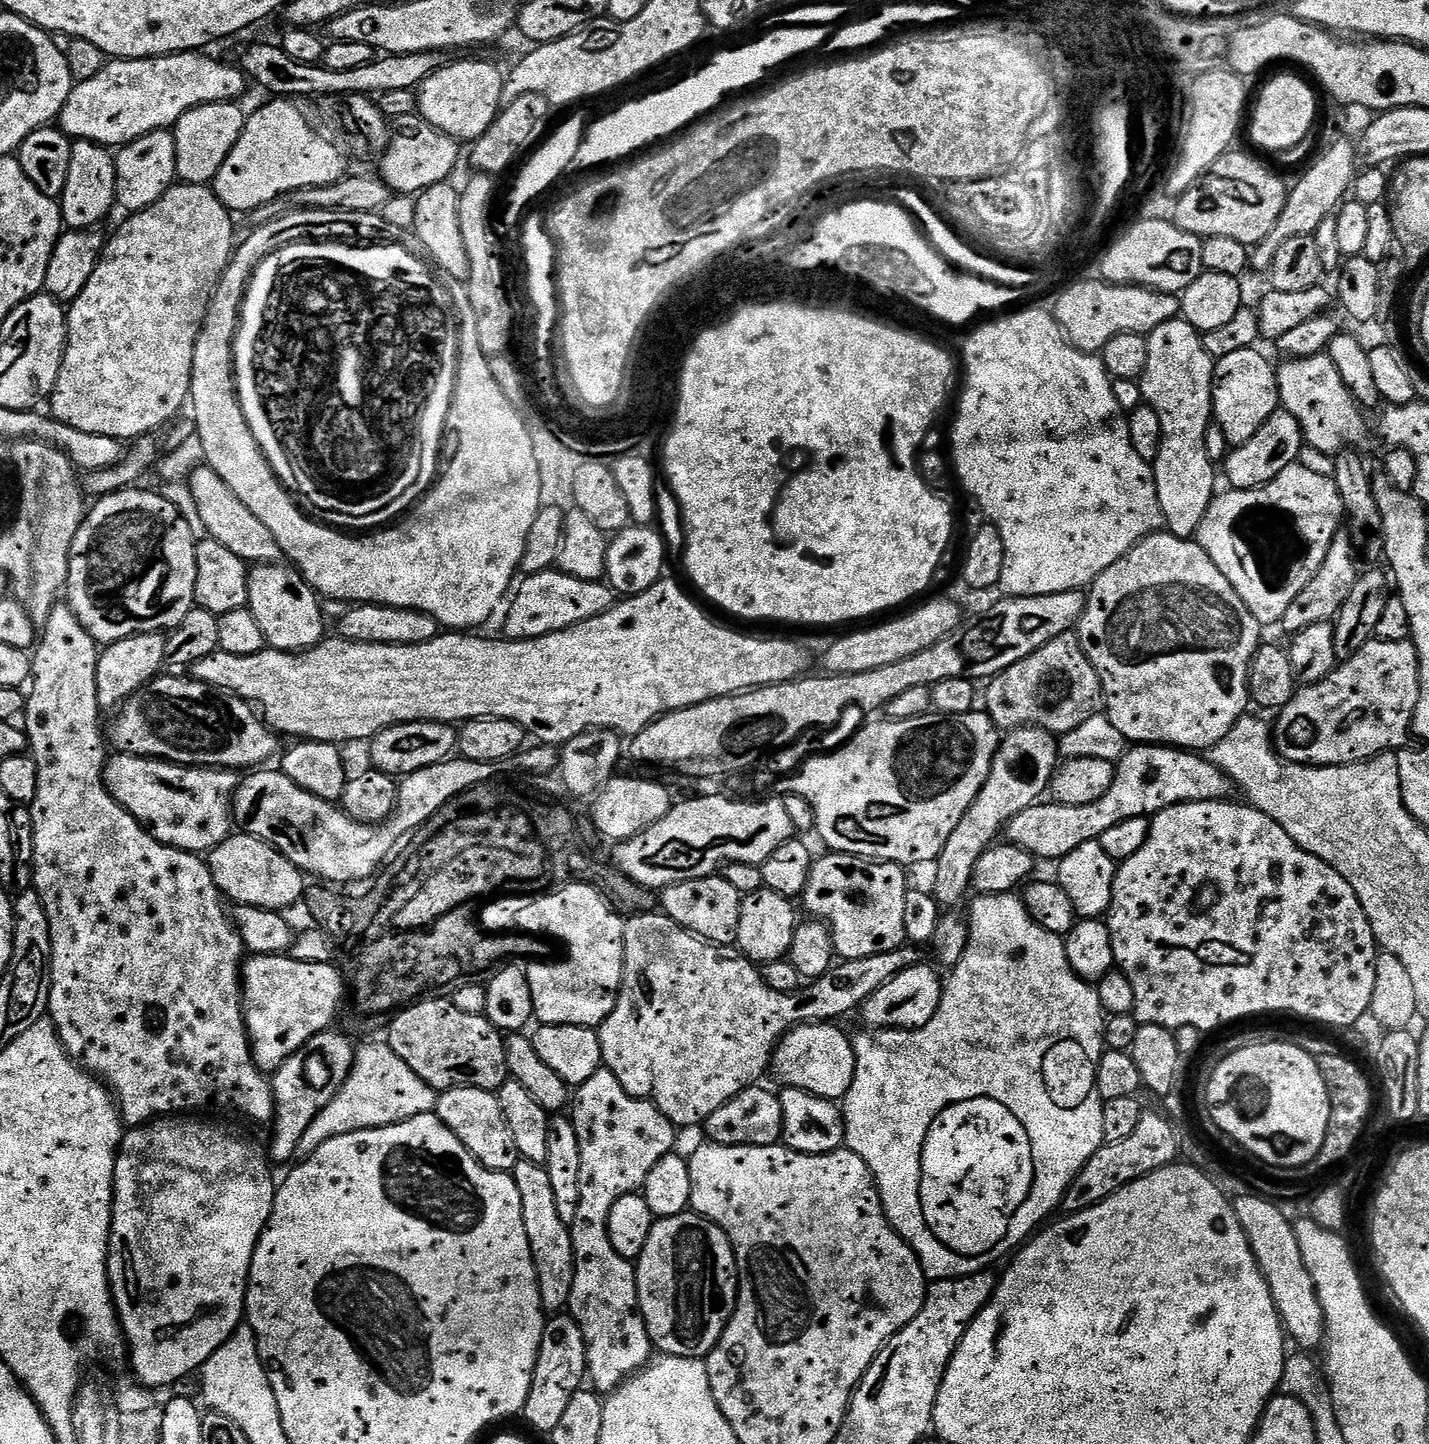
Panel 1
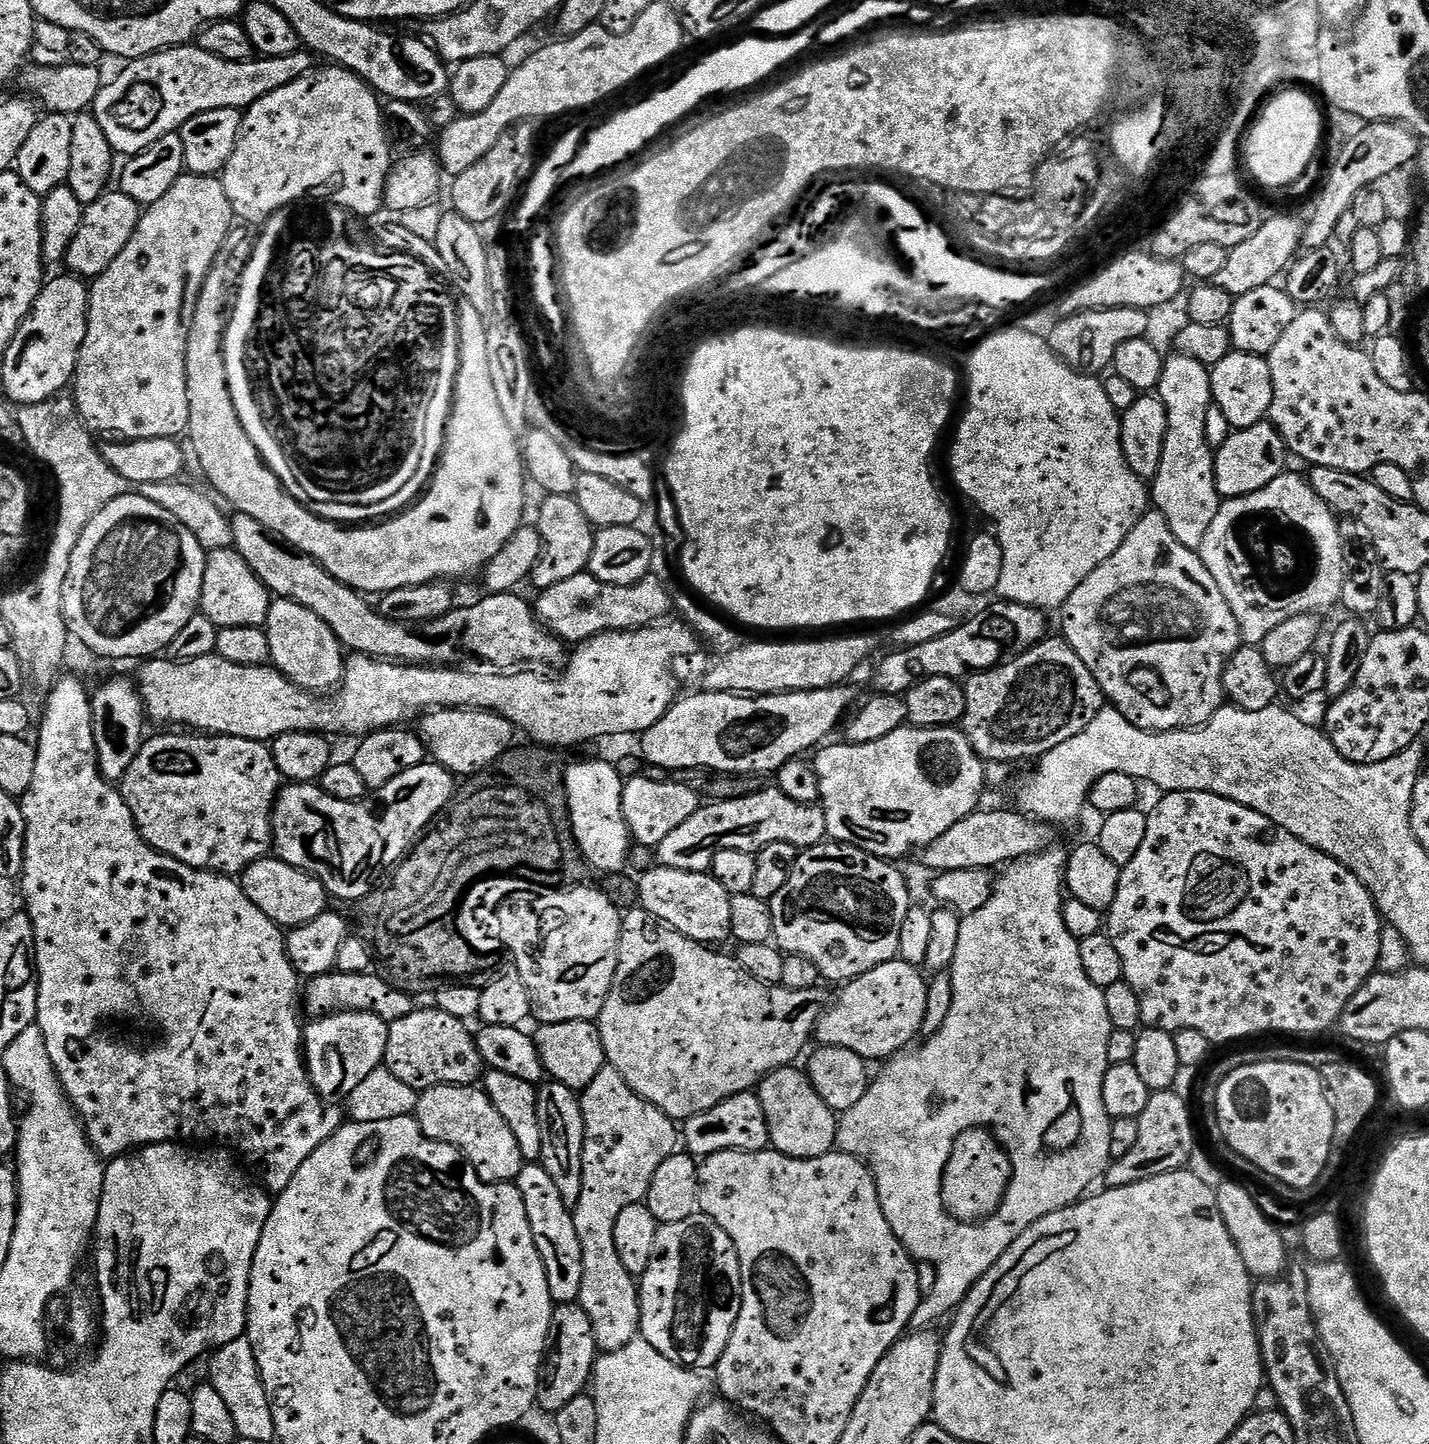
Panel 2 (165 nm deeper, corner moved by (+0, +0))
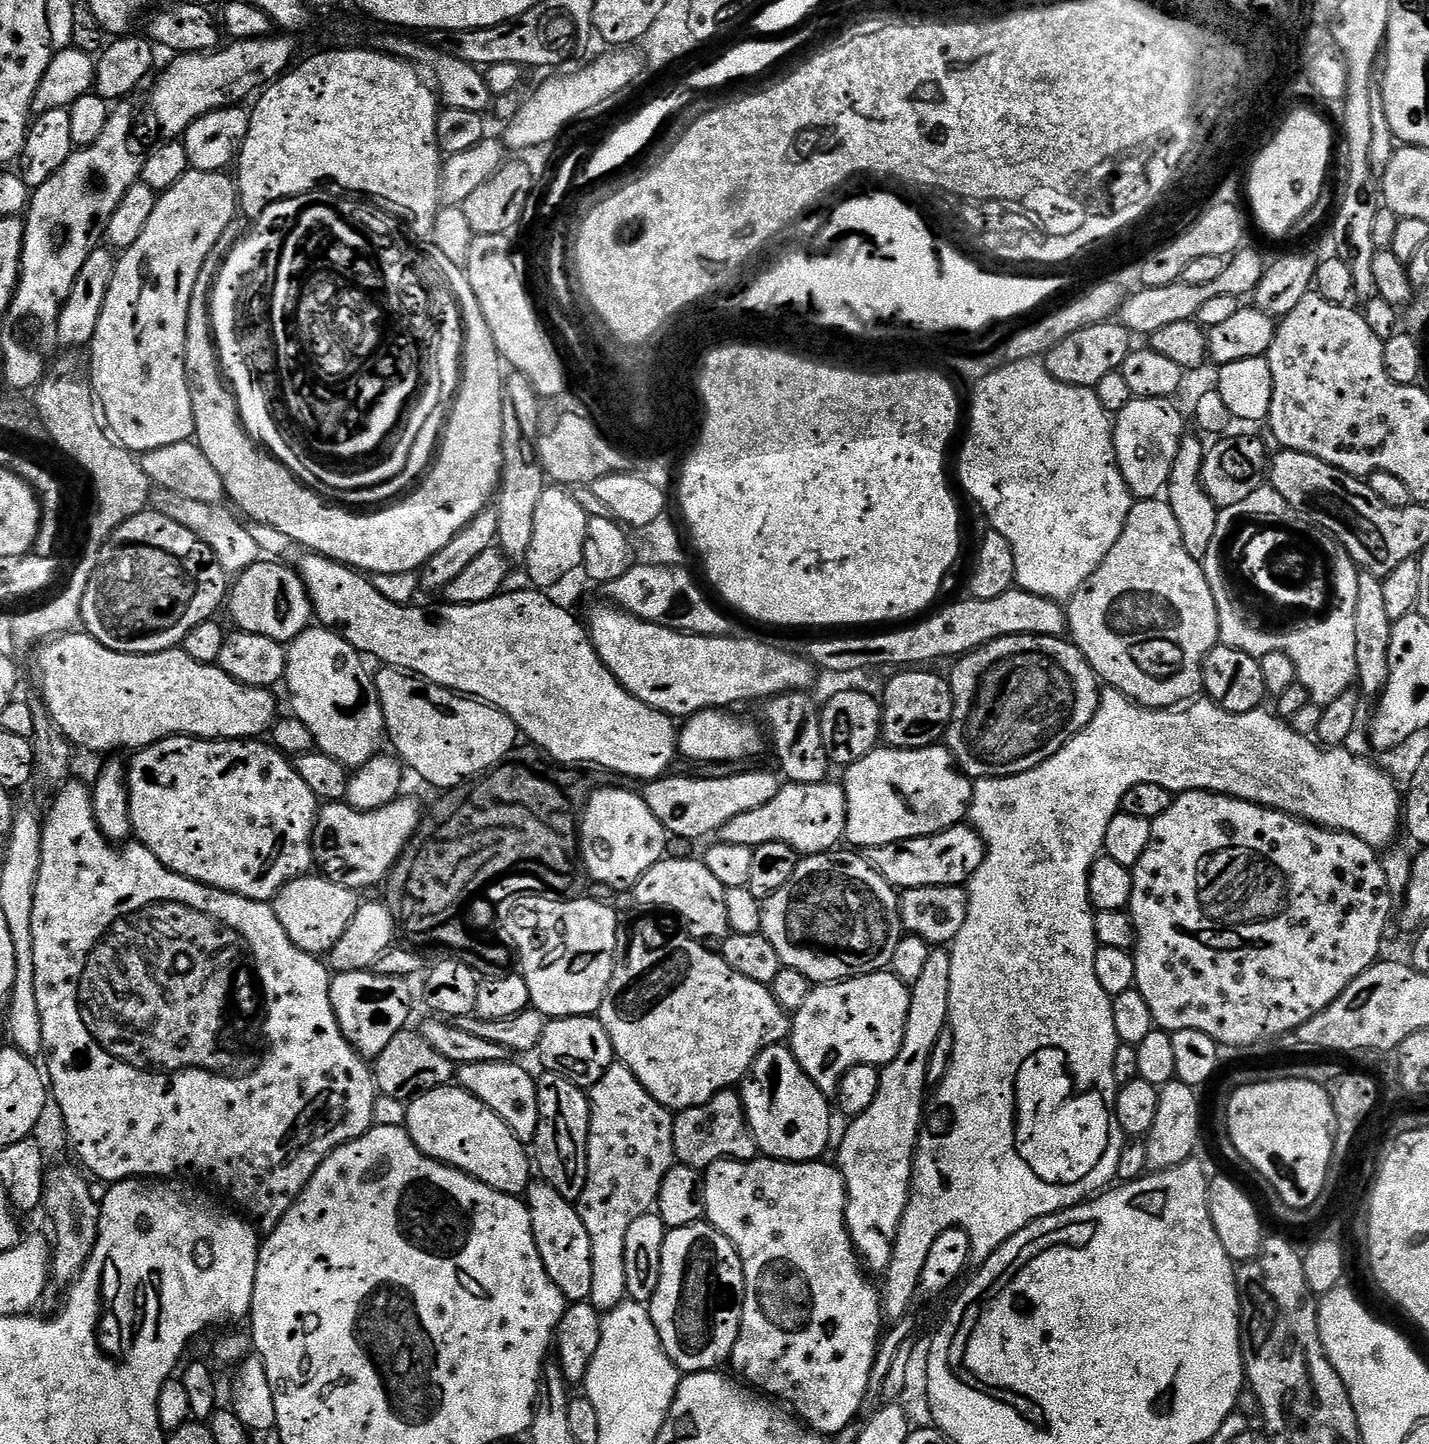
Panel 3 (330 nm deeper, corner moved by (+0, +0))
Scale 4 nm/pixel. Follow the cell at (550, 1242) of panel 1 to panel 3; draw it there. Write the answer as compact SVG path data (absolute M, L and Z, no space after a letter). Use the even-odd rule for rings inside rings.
M543 1178L533 1179L529 1183L526 1203L530 1210L534 1242L538 1246L542 1266L546 1266L546 1274L550 1274L554 1286L558 1286L558 1290L562 1290L565 1301L587 1301L592 1295L592 1287L594 1286L594 1262L590 1256L590 1234L586 1234L586 1226L582 1226L582 1218L578 1214L575 1203L562 1198L562 1194L558 1194L558 1190L554 1190L554 1186L550 1186Z

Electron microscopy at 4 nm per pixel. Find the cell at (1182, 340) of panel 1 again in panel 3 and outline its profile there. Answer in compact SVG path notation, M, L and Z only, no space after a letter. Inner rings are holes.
M1185 435L1183 442L1178 446L1178 458L1174 458L1174 470L1168 479L1166 499L1170 510L1174 510L1174 518L1178 518L1178 527L1182 530L1182 543L1186 546L1186 554L1203 562L1214 540L1219 511L1214 501L1206 494L1204 483L1200 480L1206 444L1199 440L1201 439L1199 435L1196 436Z

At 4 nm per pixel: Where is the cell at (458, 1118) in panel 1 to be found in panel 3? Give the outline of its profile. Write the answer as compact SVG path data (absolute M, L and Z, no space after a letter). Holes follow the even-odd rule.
M445 1086L421 1092L408 1104L406 1127L418 1150L426 1153L431 1160L457 1168L458 1171L465 1172L467 1176L472 1176L475 1180L481 1180L486 1186L499 1192L505 1192L511 1196L527 1193L529 1183L534 1176L534 1164L530 1156L528 1161L528 1156L524 1153L527 1152L525 1145L521 1144L520 1139L513 1134L510 1126L506 1126L506 1122L502 1122L502 1118L494 1114L494 1110L487 1108L465 1088Z

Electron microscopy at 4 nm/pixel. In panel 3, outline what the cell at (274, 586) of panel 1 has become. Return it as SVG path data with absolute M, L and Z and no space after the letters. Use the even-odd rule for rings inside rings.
M309 626L287 645L288 661L284 671L284 680L288 684L288 696L292 699L291 715L306 722L319 751L330 754L350 770L363 766L370 757L377 755L376 748L385 739L384 715L378 698L378 690L373 673L364 669L365 657L357 652L350 642L340 637L340 633L323 626Z

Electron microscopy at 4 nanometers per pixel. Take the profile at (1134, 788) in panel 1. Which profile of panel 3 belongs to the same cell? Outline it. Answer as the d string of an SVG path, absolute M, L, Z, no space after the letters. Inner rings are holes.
M967 823L955 824L953 828L947 828L941 832L936 832L932 836L919 836L910 838L902 842L894 842L886 846L867 849L866 858L890 882L893 888L903 890L905 888L921 888L922 886L954 886L955 884L964 886L972 879L972 875L982 866L985 850L984 839L976 833L976 829Z

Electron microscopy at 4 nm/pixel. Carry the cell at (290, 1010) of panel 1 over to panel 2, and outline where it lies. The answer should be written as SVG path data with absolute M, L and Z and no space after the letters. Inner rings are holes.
M333 970L325 976L313 976L302 992L303 1007L306 1012L308 1008L312 1018L330 1016L333 1012L369 1012L385 1020L388 1025L398 1018L406 1018L414 1010L413 997L405 989L393 986L383 975L372 975L371 971L346 974Z

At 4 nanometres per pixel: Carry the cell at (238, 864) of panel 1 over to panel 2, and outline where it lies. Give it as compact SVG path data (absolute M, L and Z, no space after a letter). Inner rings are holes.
M265 858L251 864L242 873L242 887L246 898L266 914L281 929L301 928L303 924L314 922L329 907L330 897L324 883L309 872L295 868L279 858Z

